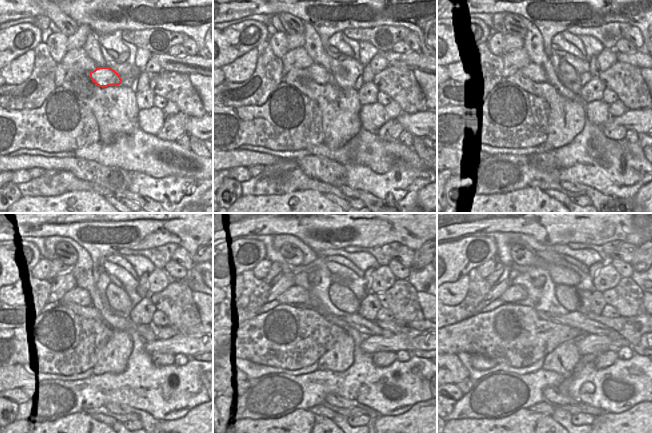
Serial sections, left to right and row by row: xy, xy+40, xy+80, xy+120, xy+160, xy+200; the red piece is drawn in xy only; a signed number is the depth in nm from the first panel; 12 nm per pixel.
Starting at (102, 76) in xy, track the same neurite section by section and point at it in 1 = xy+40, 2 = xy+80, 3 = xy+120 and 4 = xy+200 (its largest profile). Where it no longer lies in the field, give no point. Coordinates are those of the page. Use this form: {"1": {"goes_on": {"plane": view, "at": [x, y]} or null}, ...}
{"1": {"goes_on": {"plane": "xy+40", "at": [319, 74]}}, "2": {"goes_on": {"plane": "xy+80", "at": [534, 72]}}, "3": {"goes_on": {"plane": "xy+120", "at": [78, 295]}}, "4": {"goes_on": {"plane": "xy+200", "at": [516, 293]}}}

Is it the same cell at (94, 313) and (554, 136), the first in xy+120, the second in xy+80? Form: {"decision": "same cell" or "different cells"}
{"decision": "same cell"}

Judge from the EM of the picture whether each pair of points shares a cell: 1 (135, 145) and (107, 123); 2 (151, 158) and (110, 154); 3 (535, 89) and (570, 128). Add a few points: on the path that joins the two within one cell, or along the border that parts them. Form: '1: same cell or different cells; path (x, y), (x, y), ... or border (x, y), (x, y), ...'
1: different cells; border (137, 125), (110, 143), (99, 142)
2: same cell; path (141, 154), (120, 154)
3: same cell; path (546, 93), (561, 108), (566, 117)

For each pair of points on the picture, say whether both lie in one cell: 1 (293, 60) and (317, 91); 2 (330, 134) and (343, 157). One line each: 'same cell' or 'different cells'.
1: different cells
2: different cells

